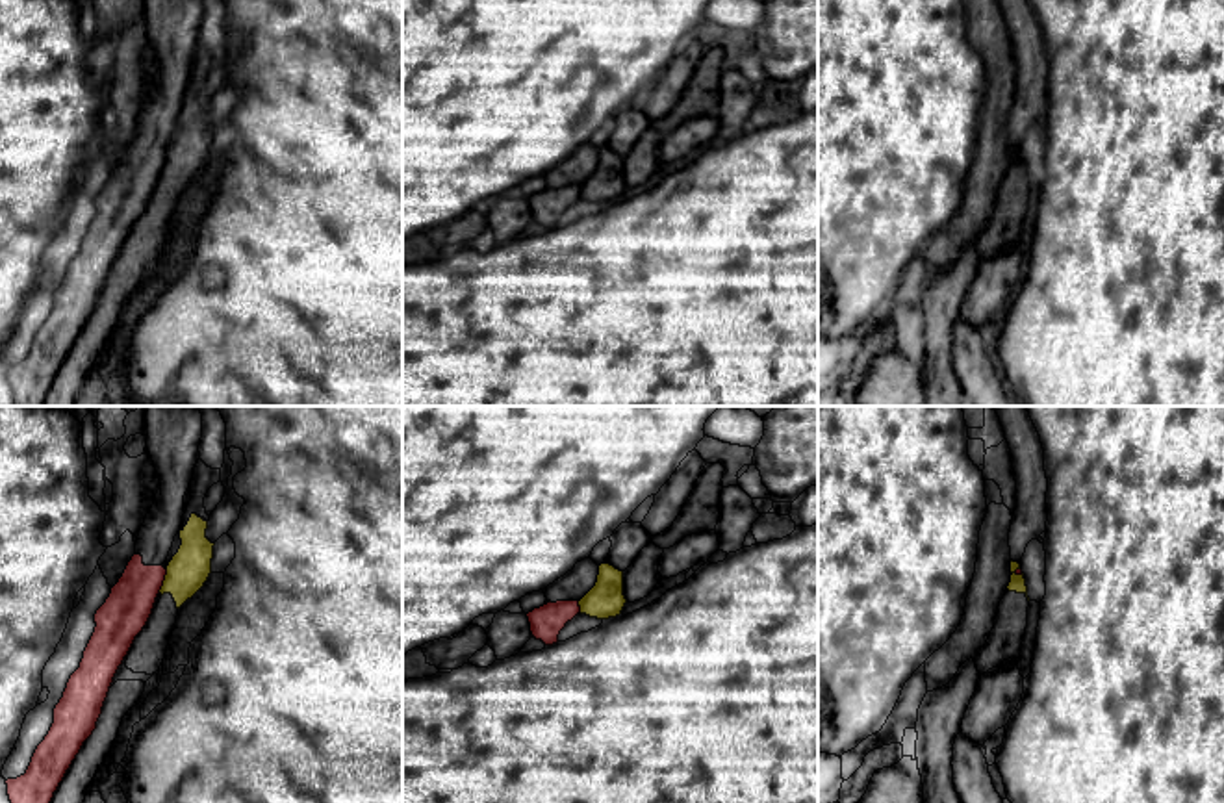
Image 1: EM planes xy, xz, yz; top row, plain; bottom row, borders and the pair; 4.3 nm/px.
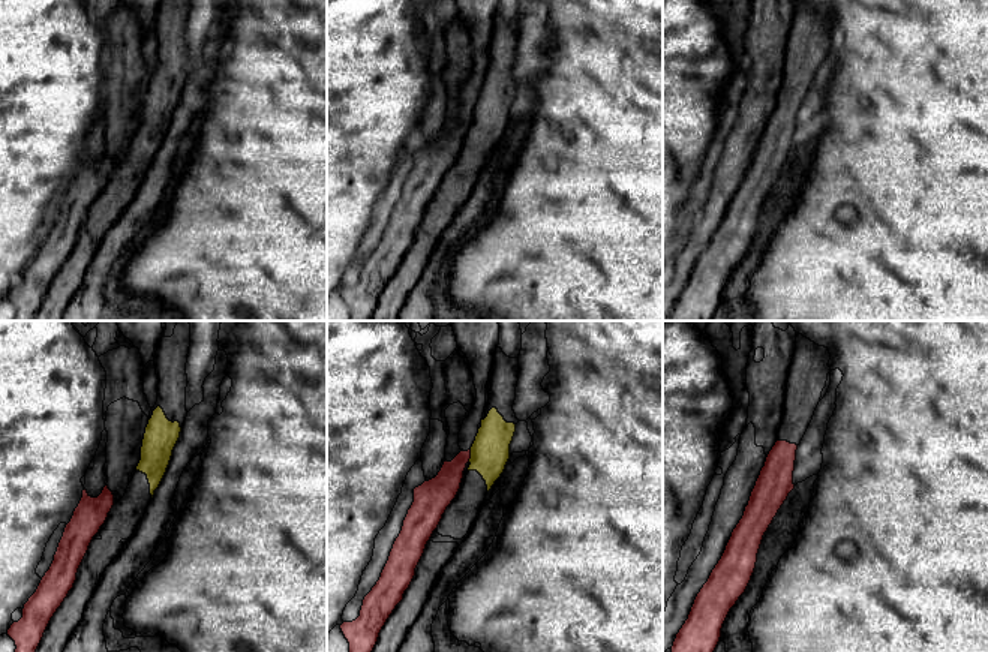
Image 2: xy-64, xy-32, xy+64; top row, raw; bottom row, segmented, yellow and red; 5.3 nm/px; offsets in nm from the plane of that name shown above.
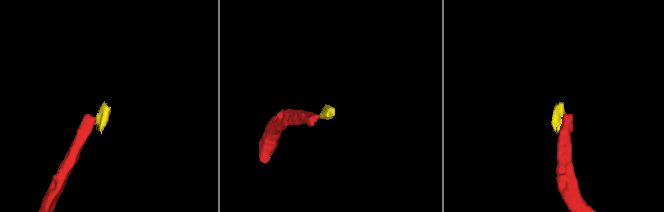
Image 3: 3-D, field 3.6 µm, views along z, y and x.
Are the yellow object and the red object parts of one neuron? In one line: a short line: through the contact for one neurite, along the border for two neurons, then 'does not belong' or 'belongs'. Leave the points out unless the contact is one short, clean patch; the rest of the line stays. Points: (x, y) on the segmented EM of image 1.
line xy (167, 570), (158, 592); does not belong

